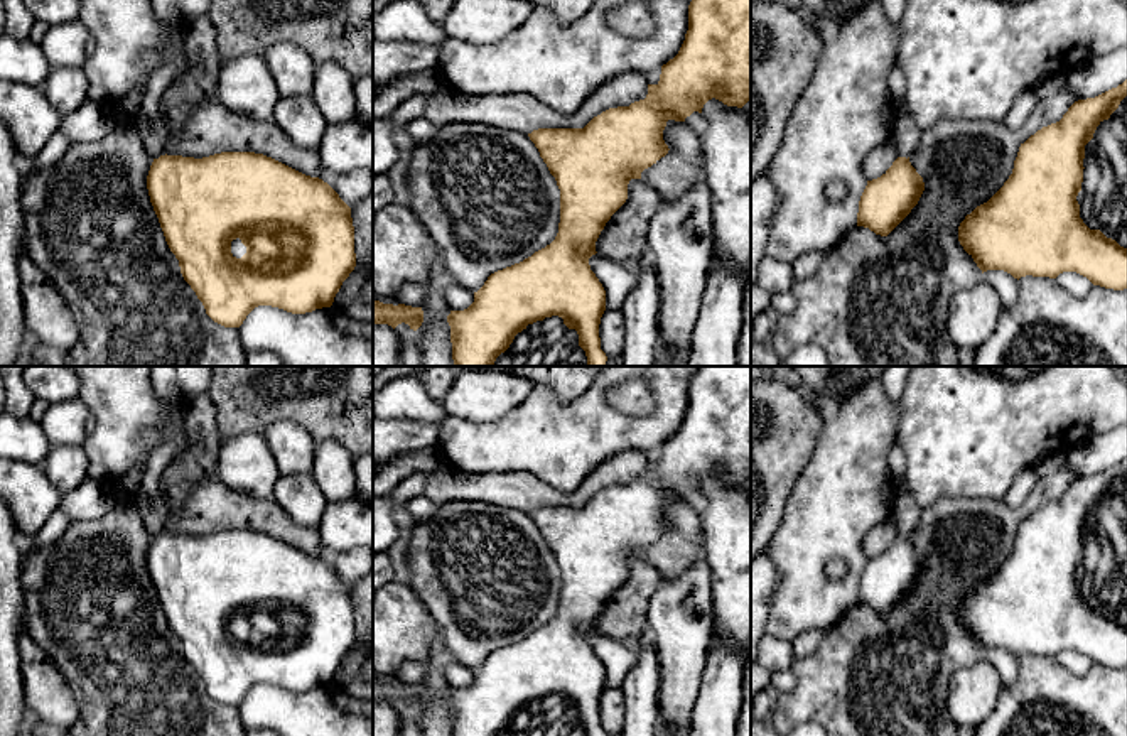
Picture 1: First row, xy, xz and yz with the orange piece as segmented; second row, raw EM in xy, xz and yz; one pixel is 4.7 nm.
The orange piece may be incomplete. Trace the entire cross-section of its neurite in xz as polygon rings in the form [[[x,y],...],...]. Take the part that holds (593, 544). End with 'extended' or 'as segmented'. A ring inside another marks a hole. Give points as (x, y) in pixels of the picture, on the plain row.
[[[698,366],[695,375],[688,383],[688,409],[678,432],[661,444],[660,459],[656,463],[648,463],[648,473],[644,478],[634,479],[629,484],[617,484],[602,490],[594,495],[584,506],[538,506],[528,511],[530,518],[540,530],[540,535],[547,542],[550,552],[555,555],[560,567],[560,601],[555,618],[545,626],[535,630],[531,635],[525,636],[520,641],[498,648],[488,655],[484,663],[474,670],[474,680],[464,689],[450,689],[447,701],[450,704],[450,721],[452,721],[452,736],[498,736],[504,731],[513,721],[515,714],[526,707],[528,702],[543,699],[545,695],[558,694],[564,697],[564,702],[569,707],[575,707],[579,712],[579,724],[585,729],[587,736],[607,736],[601,728],[599,702],[606,689],[606,668],[596,652],[590,648],[589,636],[596,633],[596,620],[604,608],[611,594],[626,581],[628,577],[628,562],[631,557],[641,557],[641,550],[661,535],[668,532],[668,523],[663,518],[663,508],[668,498],[685,500],[693,490],[702,491],[704,483],[709,478],[719,478],[727,484],[742,486],[751,478],[751,366]]]; as segmented

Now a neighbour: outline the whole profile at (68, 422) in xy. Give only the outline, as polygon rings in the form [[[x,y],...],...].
[[[64,400],[49,405],[40,427],[51,446],[83,446],[93,427],[89,407],[79,400]]]

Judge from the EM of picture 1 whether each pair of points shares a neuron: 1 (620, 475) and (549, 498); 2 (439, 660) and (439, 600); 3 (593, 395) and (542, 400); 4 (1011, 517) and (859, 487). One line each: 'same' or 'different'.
1: same
2: different
3: same
4: different

